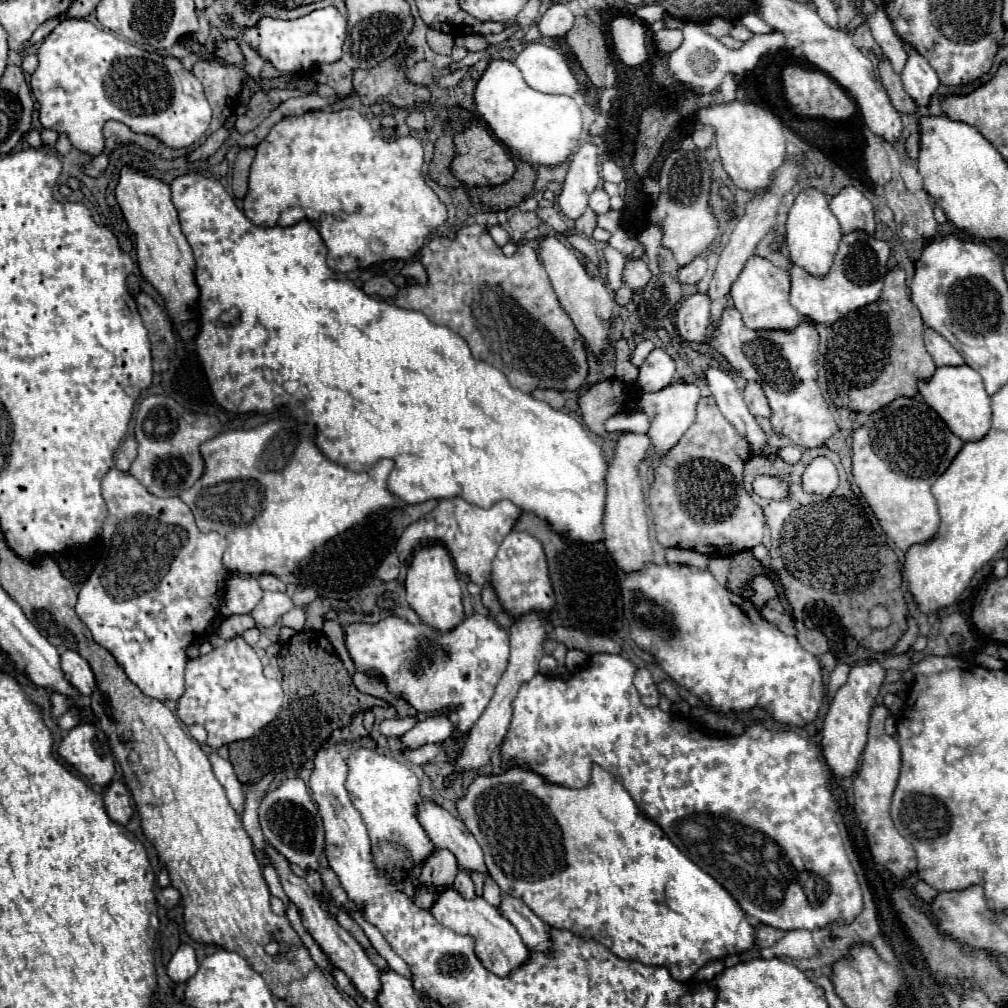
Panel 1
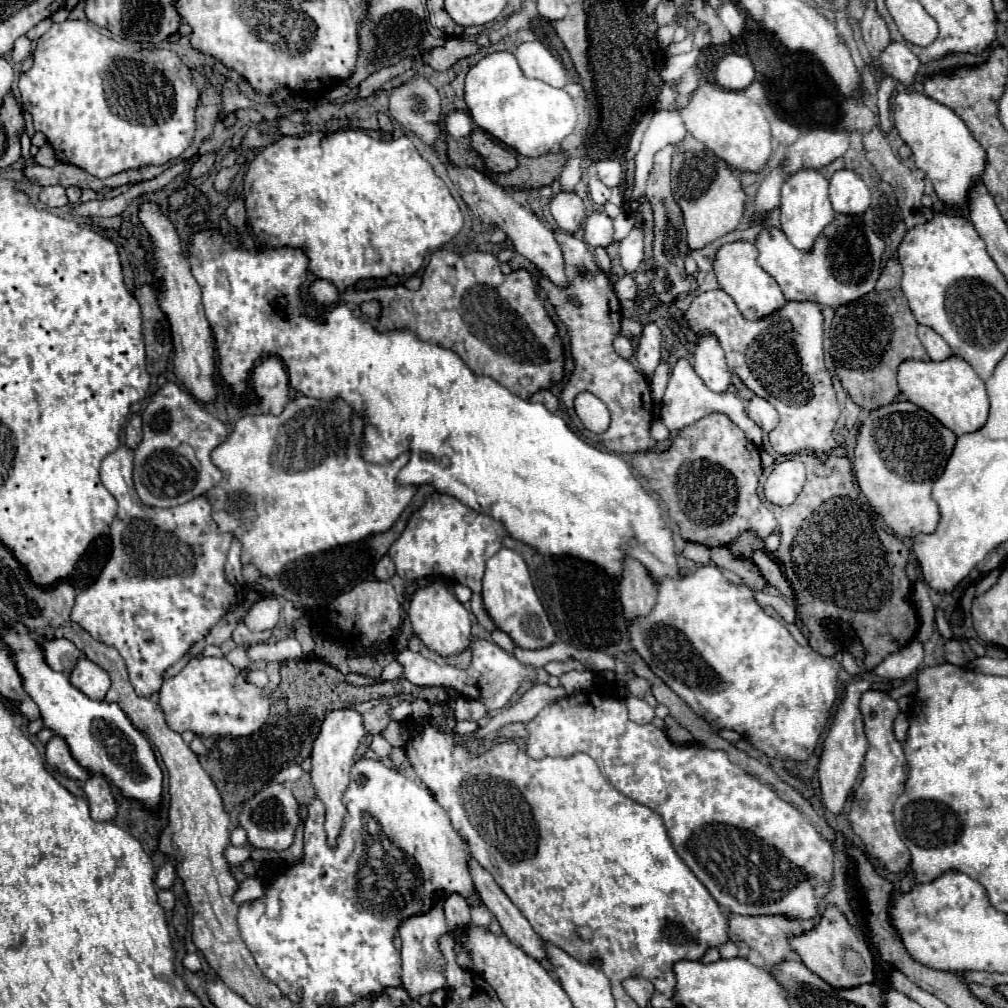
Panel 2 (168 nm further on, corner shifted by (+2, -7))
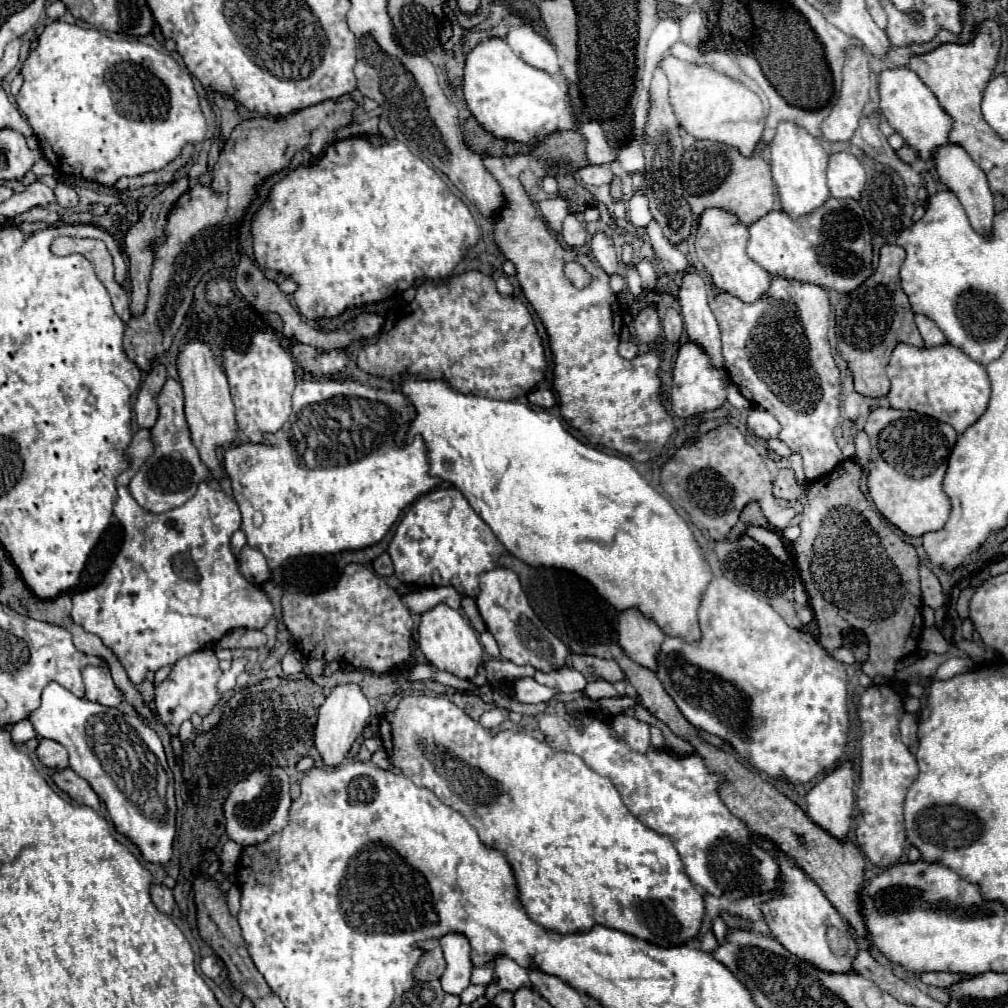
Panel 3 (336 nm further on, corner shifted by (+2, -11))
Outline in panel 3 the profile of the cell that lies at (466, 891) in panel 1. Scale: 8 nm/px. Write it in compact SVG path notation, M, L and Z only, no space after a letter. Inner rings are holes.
M449 933L443 935L439 941L447 961L447 971L441 977L441 987L449 995L461 995L461 991L469 985L473 969L469 939L465 939L465 935Z

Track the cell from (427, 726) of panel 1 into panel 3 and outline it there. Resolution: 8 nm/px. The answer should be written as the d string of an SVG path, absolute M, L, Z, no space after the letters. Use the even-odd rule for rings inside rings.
M489 709L489 711L485 711L485 713L481 715L479 723L481 723L485 729L495 729L495 727L499 727L505 719L507 719L507 711L503 711L503 709Z

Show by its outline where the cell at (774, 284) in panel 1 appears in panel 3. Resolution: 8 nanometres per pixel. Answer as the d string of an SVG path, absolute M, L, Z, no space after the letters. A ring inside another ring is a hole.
M705 209L699 223L697 223L697 239L695 249L699 261L709 271L713 283L717 289L727 291L731 295L737 295L745 303L755 303L769 291L771 277L765 269L761 269L755 261L747 257L747 243L749 243L749 231L745 225L739 223L739 219L725 209Z

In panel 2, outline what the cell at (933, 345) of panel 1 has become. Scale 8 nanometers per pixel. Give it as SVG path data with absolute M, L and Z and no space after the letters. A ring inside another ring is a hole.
M919 325L917 333L919 333L919 339L921 339L921 343L927 349L927 355L931 359L947 359L949 355L953 355L951 347L945 343L945 339L937 331L933 331L931 327Z

